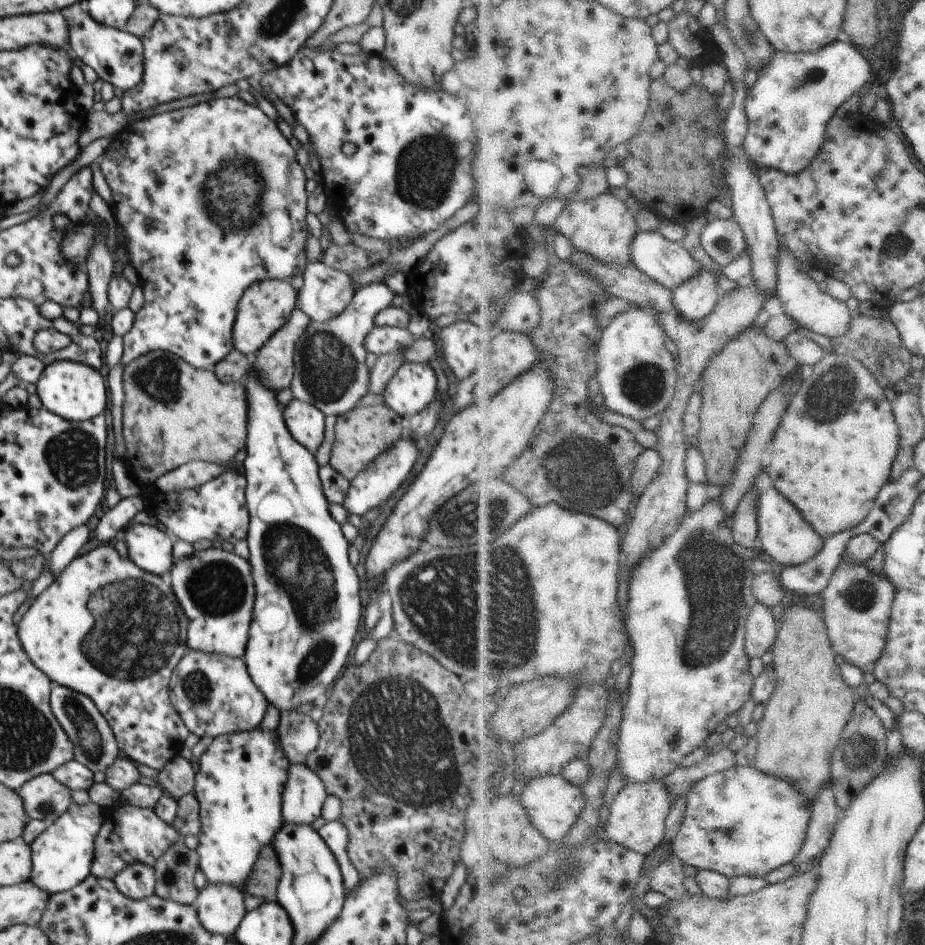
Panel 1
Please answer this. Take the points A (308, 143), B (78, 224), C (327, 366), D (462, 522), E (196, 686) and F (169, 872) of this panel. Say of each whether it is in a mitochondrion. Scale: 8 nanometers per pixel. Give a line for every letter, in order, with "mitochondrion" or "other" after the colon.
A: other
B: other
C: mitochondrion
D: mitochondrion
E: mitochondrion
F: mitochondrion

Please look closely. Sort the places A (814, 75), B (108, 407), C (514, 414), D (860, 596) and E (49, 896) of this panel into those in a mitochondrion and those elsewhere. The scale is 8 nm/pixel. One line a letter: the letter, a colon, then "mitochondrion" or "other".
A: mitochondrion
B: other
C: other
D: mitochondrion
E: other

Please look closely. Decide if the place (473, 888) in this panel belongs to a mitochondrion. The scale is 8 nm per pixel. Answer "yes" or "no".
no

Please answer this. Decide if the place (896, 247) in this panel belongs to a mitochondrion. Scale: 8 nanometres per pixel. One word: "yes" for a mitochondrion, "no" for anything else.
yes

